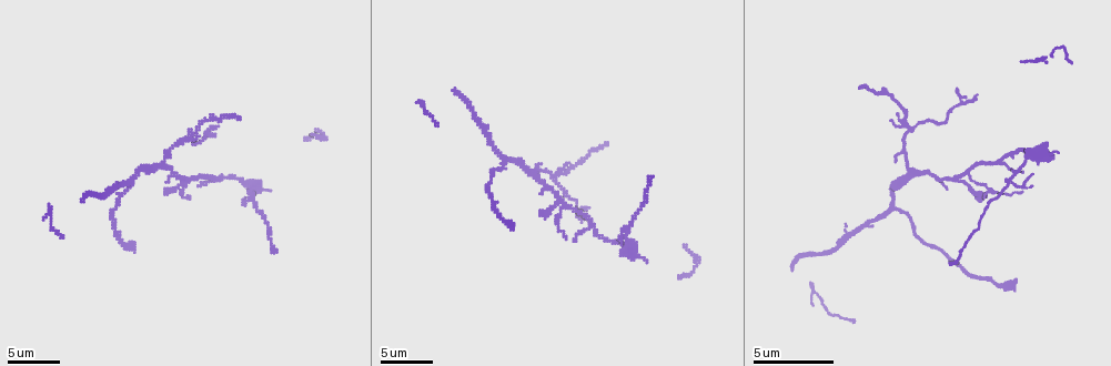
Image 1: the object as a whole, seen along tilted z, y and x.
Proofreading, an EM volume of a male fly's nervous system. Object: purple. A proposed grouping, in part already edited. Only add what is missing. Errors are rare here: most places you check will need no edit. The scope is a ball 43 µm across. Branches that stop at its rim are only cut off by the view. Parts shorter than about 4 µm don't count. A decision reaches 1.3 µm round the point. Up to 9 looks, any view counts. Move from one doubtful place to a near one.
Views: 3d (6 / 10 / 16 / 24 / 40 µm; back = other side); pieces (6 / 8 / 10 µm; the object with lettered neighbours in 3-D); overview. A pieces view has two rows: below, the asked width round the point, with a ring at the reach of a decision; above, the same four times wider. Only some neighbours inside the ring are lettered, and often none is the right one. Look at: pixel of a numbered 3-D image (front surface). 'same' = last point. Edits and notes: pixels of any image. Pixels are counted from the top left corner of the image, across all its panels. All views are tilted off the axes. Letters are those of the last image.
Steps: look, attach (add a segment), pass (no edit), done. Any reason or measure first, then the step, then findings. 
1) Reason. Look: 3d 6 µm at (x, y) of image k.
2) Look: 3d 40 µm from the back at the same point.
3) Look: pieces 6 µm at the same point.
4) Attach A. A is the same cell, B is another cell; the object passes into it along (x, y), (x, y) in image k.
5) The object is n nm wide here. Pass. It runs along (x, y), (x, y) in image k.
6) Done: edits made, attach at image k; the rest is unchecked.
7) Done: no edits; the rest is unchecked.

Branch stops here. Look: 3d 6 µm at (650, 176) of image 1.

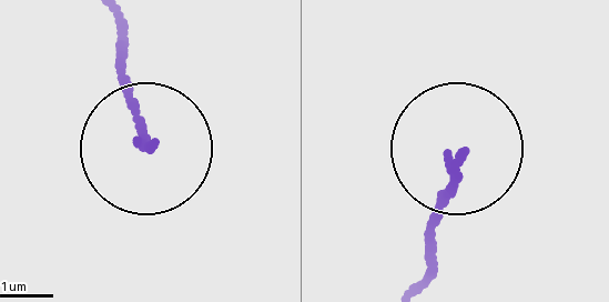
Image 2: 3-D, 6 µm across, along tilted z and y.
Look: pieces 8 µm at (458, 158) of image 2.

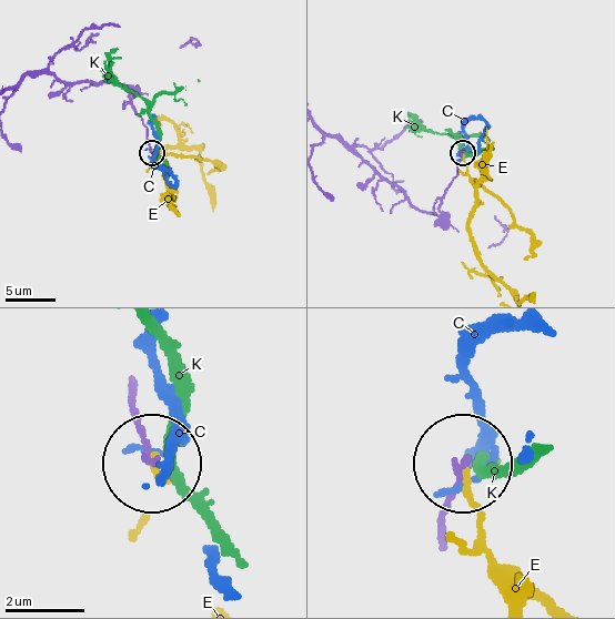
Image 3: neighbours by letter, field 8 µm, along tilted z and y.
Pass. C, E and K are other cells; it runs along (437, 539), (459, 468) in image 3; none of them fits.

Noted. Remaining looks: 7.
Free end. Look: pieces 8 µm at (1012, 291) of image 1.

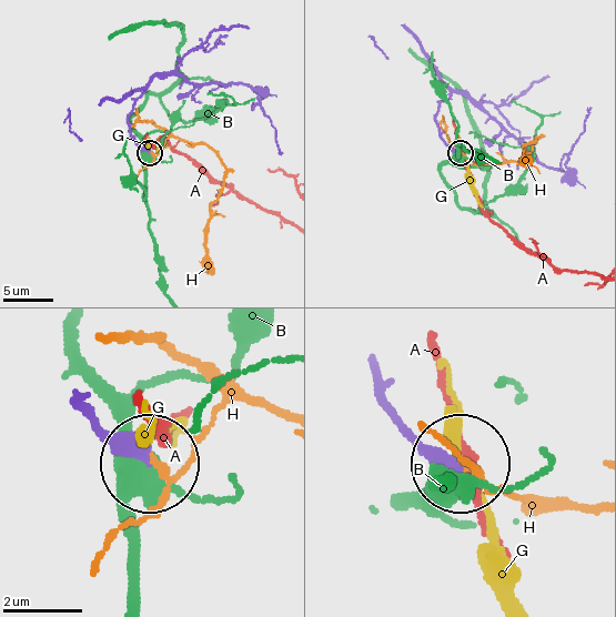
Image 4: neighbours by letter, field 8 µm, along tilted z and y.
Pass. A, B, G and H are other cells; it runs along (84, 398), (144, 455) in image 4; no lettered segment goes on from it.

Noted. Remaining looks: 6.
Branch stops here. Look: 3d 6 µm at (543, 214) of image 1.

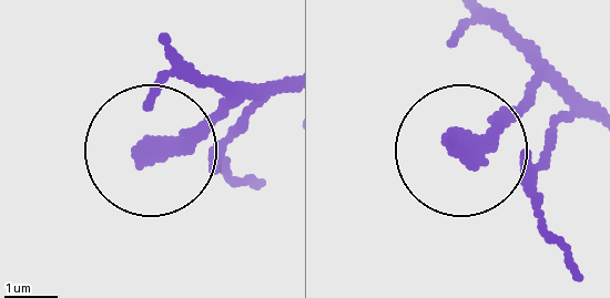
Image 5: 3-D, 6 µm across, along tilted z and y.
Look: pieces 6 µm at (144, 156) of image 5.

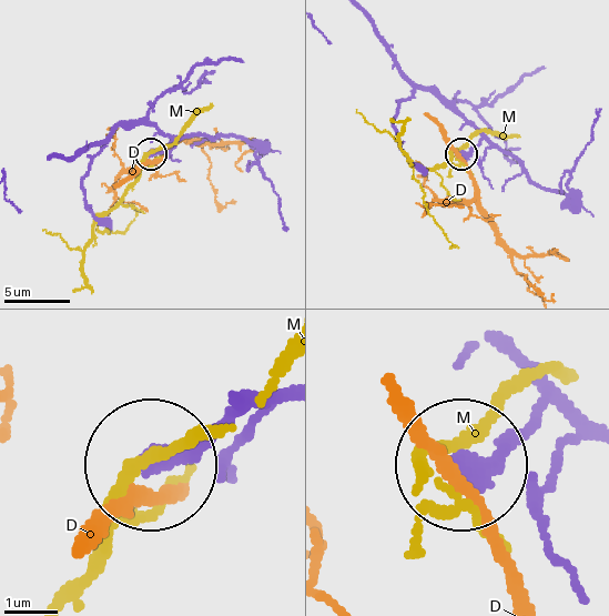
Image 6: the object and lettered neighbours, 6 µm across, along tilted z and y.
The object is 410 nm wide here. Pass. D and M are other cells; none of them fits.

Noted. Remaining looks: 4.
Tapers out. Look: 3d 6 µm at (976, 99) of image 1.

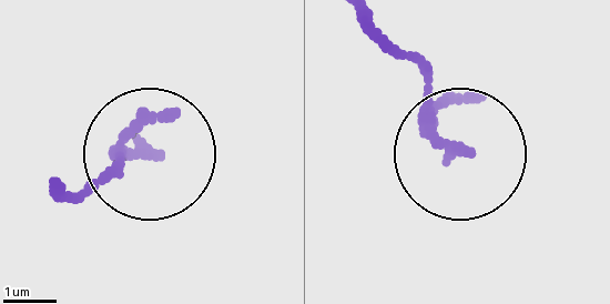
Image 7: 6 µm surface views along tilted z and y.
Look: pieces 6 µm at (154, 155) of image 7.

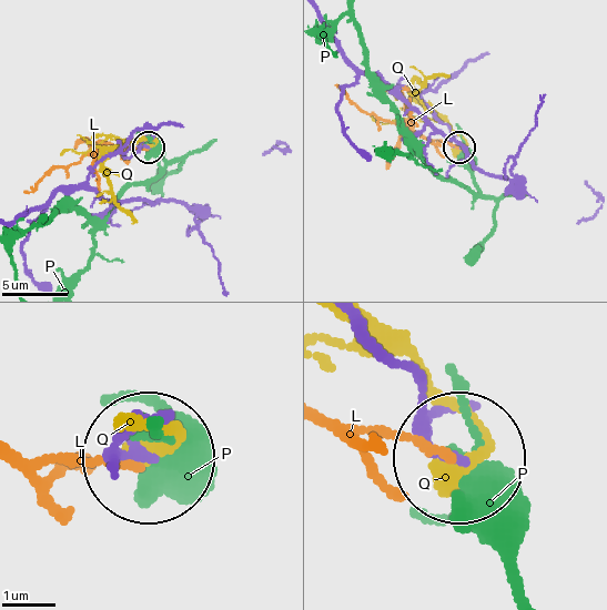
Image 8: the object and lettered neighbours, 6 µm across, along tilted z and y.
Pass. L, P and Q are other cells; no lettered segment goes on from it.

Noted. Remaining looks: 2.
Done: no edits; the rest is unchecked.

